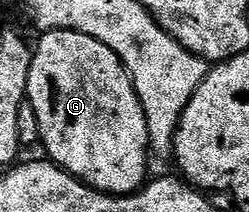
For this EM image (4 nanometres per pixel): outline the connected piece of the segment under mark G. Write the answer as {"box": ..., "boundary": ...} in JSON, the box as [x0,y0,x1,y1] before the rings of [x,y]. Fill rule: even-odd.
{"box":[26,30,151,196],"boundary":[[[47,30],[41,37],[38,46],[36,42],[32,50],[26,97],[36,112],[36,120],[40,120],[40,146],[41,149],[46,149],[45,157],[55,166],[68,171],[69,174],[74,175],[81,182],[85,182],[93,190],[100,190],[103,194],[121,196],[141,190],[148,178],[148,175],[146,175],[146,154],[151,153],[148,120],[144,120],[144,108],[136,96],[136,88],[132,84],[130,74],[123,66],[122,61],[116,56],[116,52],[112,52],[112,48],[100,44],[100,40],[96,40],[92,36],[84,36],[75,30]]]}

